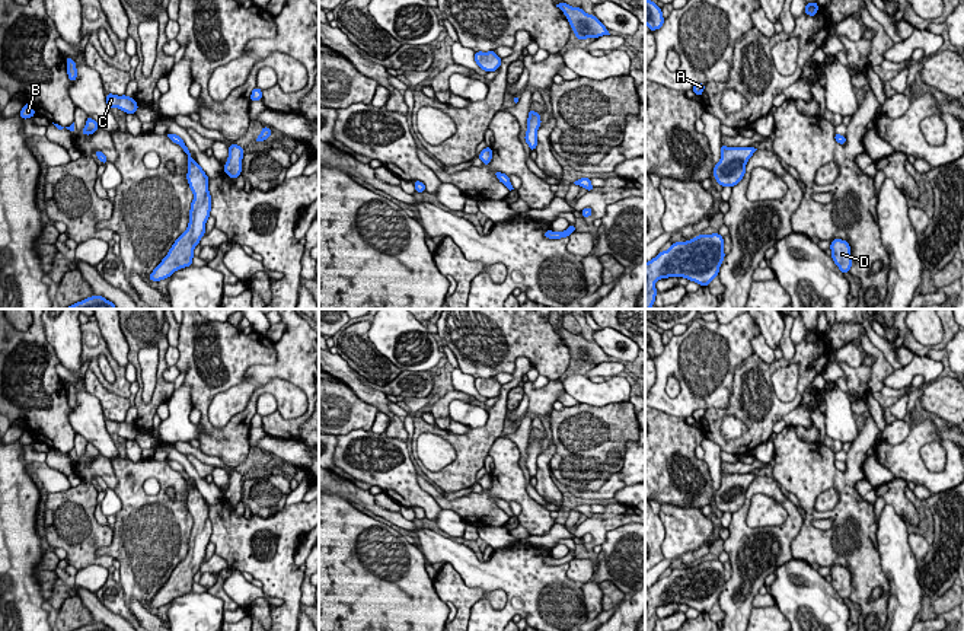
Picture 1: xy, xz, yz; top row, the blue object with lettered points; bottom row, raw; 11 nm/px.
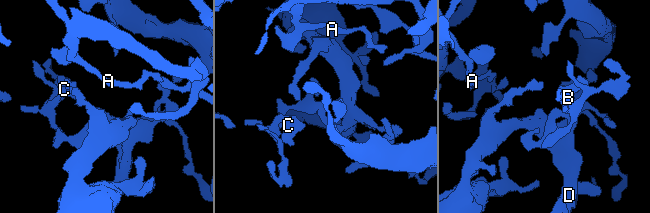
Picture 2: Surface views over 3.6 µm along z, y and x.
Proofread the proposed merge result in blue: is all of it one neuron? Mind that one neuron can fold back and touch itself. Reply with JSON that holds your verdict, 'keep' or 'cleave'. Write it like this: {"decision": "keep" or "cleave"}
{"decision": "keep"}

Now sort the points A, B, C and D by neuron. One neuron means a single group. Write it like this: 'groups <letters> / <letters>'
groups A B C D

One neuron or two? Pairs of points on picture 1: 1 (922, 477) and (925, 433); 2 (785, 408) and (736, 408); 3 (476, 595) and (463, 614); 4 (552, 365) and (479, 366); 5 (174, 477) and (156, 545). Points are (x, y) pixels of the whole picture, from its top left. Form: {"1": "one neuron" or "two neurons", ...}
{"1": "one neuron", "2": "one neuron", "3": "one neuron", "4": "one neuron", "5": "one neuron"}

